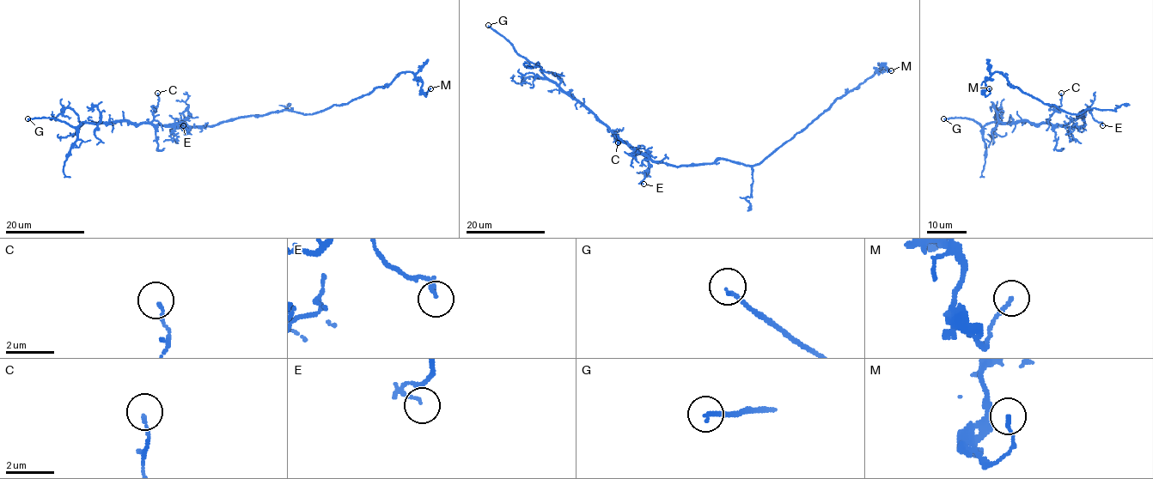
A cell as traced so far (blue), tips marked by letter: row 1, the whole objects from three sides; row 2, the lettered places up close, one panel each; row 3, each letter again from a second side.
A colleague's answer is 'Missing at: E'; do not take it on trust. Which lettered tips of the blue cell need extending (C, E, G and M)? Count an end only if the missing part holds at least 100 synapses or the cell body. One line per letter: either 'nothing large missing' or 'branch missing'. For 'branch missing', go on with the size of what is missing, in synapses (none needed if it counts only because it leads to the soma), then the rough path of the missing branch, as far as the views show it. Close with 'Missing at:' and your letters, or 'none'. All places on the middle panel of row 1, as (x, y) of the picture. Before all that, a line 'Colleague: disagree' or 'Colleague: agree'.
Colleague: disagree
C: nothing large missing
E: nothing large missing
G: branch missing
M: nothing large missing
Missing at: G

